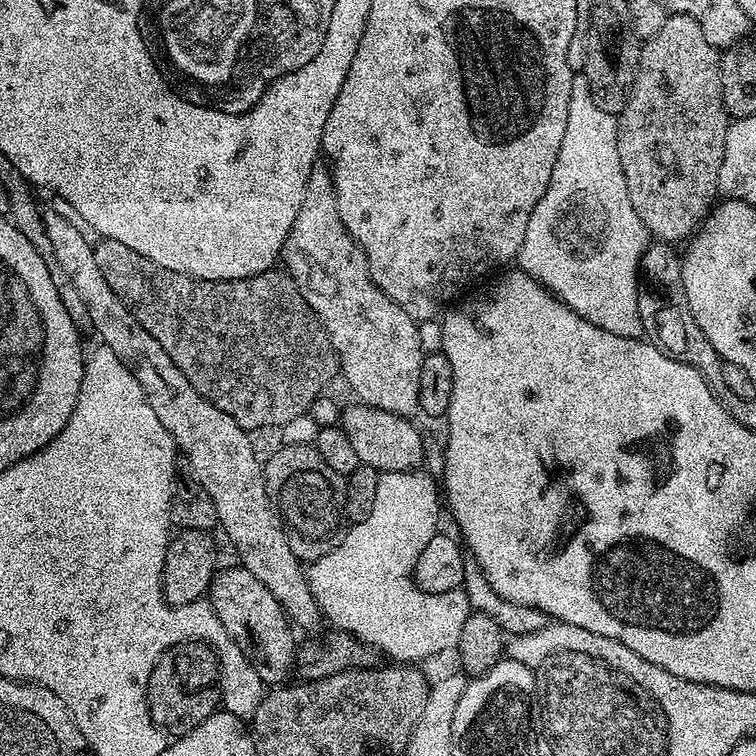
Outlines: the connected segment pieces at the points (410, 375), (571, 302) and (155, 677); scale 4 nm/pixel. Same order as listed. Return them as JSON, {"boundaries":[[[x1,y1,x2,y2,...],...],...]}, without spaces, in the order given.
{"boundaries":[[[327,167,313,168,306,194,302,198,302,206,298,210,298,218,294,218,294,226,284,243,282,264,289,276,298,286,302,298,316,311,316,316,324,324,330,342,336,351,339,371,342,380,352,387,357,401,369,404,390,414,411,417,419,409,419,374,425,353,420,349,418,330,420,324,402,310,372,280,368,259,363,250,354,242,344,224,338,218,336,191,332,185,332,174]],[[566,128,550,186,546,186,542,202,534,206,530,222,526,222,526,238,522,238,518,268,553,292,570,306,570,310,586,318,586,322,594,322,594,326,622,338,640,338,644,336,638,314,640,261,648,249,650,233,642,218,634,214,634,206,630,206,626,174,622,174,622,162,618,158,618,146,612,142,612,134,612,128]],[[203,642,175,644,163,652,148,679,149,716,161,733,169,737,185,736,217,711,222,700,218,684,216,653]]]}

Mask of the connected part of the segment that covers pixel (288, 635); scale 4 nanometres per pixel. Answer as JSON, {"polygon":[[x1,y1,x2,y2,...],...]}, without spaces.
{"polygon":[[242,566,235,567,221,567,217,571,206,593,207,599,214,614,218,614,218,622,222,622,229,638,244,651,258,678,262,678,268,686,283,685,289,679,287,676,293,675,296,666,297,633,278,598,274,598,274,594,270,594,270,590,266,590,266,586,262,586,262,582,250,574,250,570]]}

